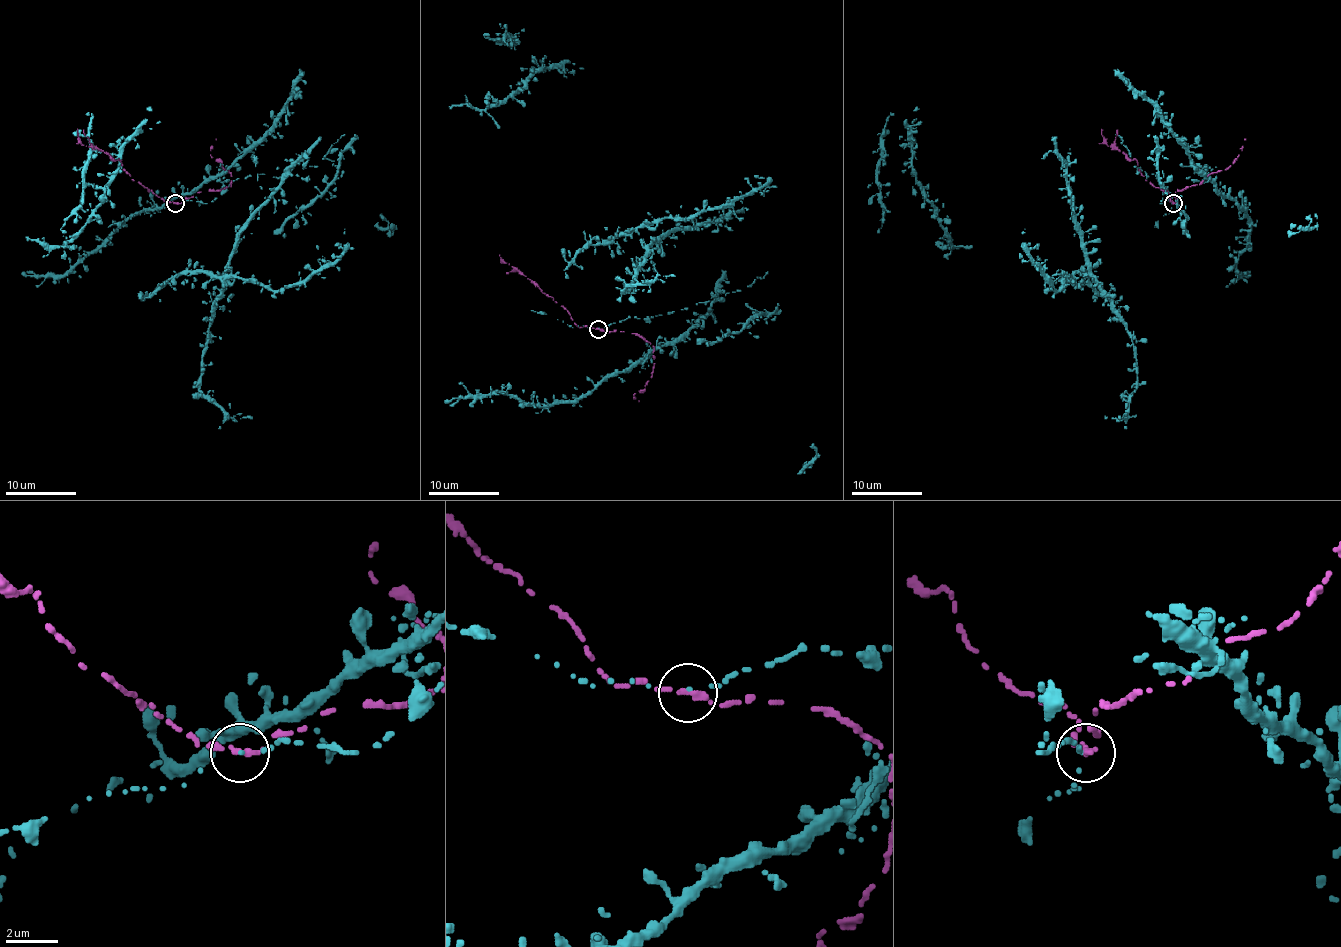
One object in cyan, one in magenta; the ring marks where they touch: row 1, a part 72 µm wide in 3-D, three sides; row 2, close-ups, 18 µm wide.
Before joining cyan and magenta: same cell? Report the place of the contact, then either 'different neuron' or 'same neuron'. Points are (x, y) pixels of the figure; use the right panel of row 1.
at (1173, 203); different neuron

